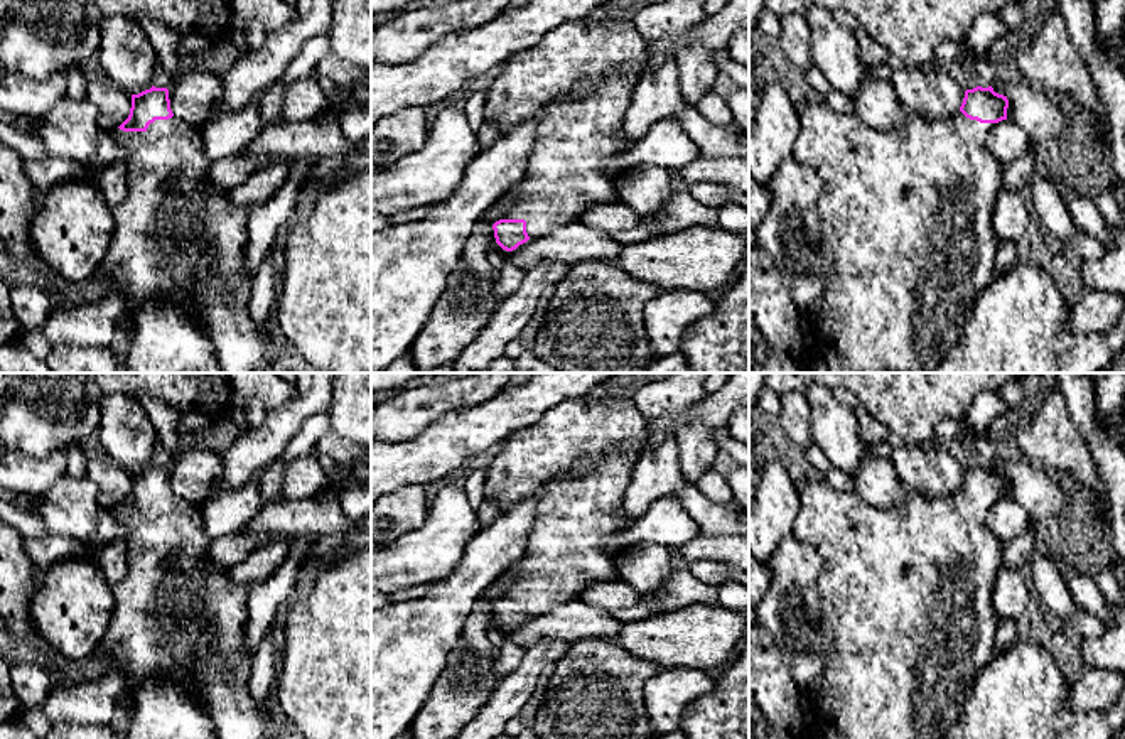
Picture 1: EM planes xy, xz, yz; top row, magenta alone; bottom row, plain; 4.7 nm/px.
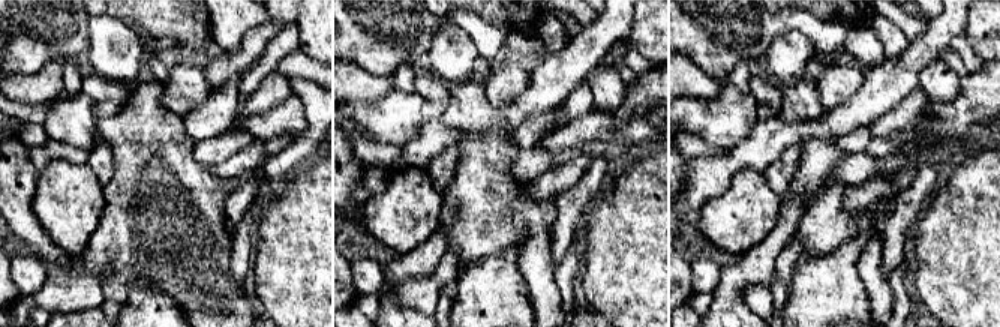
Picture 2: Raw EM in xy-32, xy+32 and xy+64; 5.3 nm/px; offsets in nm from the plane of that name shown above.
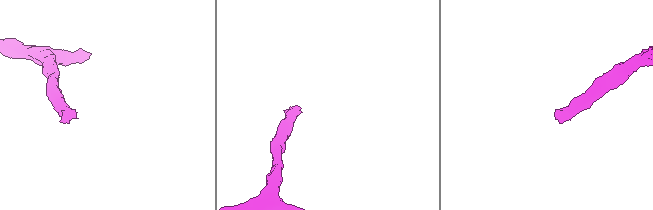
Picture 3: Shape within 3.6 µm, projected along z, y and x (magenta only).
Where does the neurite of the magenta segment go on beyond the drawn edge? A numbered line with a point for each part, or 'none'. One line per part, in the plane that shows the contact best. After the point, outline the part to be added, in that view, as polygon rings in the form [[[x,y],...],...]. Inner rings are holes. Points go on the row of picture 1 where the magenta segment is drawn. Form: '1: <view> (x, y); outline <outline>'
1: xy (176, 235); outline [[[172,116],[155,120],[145,132],[113,130],[115,140],[126,148],[128,187],[125,199],[113,208],[115,233],[100,272],[110,280],[110,292],[121,289],[128,307],[116,321],[116,329],[128,337],[135,329],[135,312],[153,299],[170,297],[196,321],[214,346],[216,361],[223,373],[260,373],[277,349],[266,327],[258,326],[248,310],[253,275],[246,265],[248,219],[253,206],[241,208],[229,191],[213,186],[206,174],[211,165],[204,152],[202,133]]]

